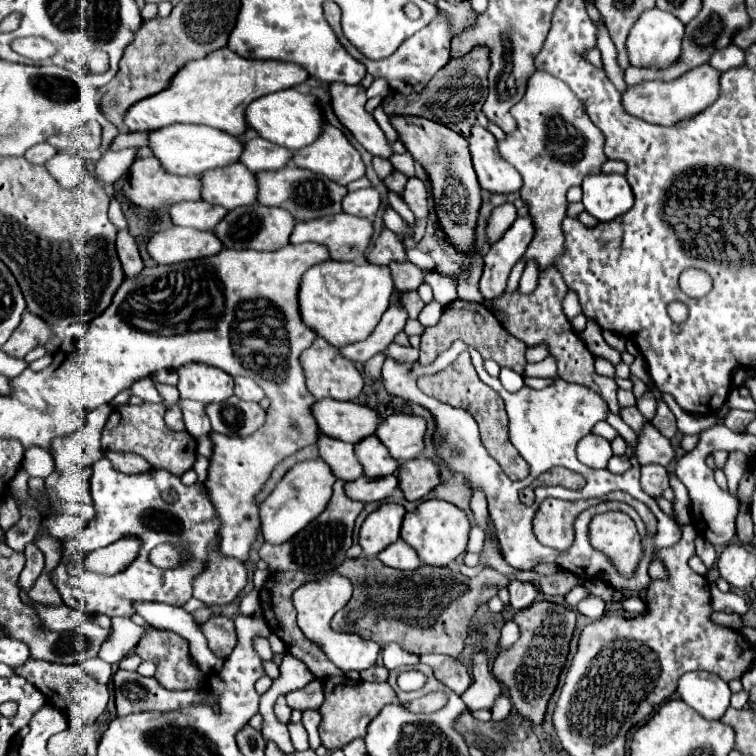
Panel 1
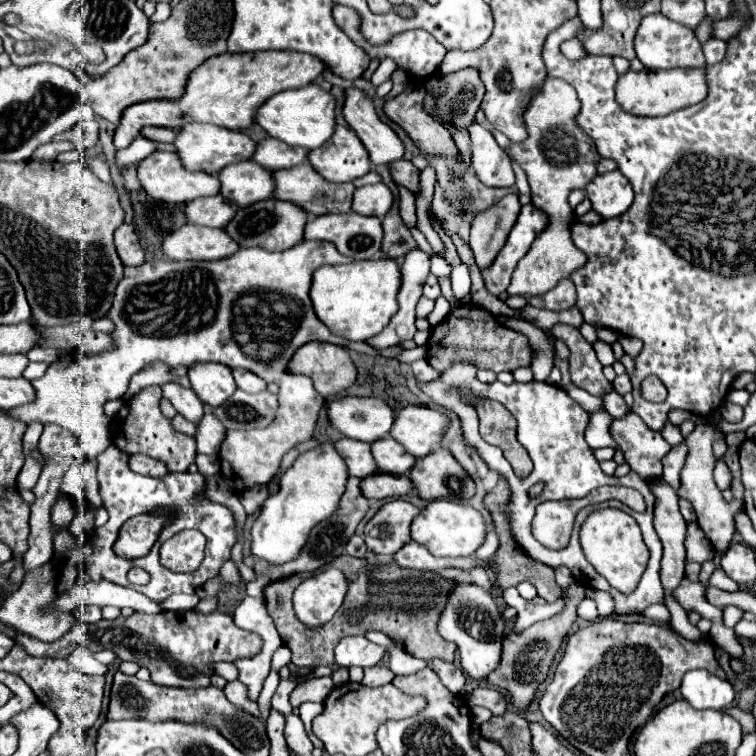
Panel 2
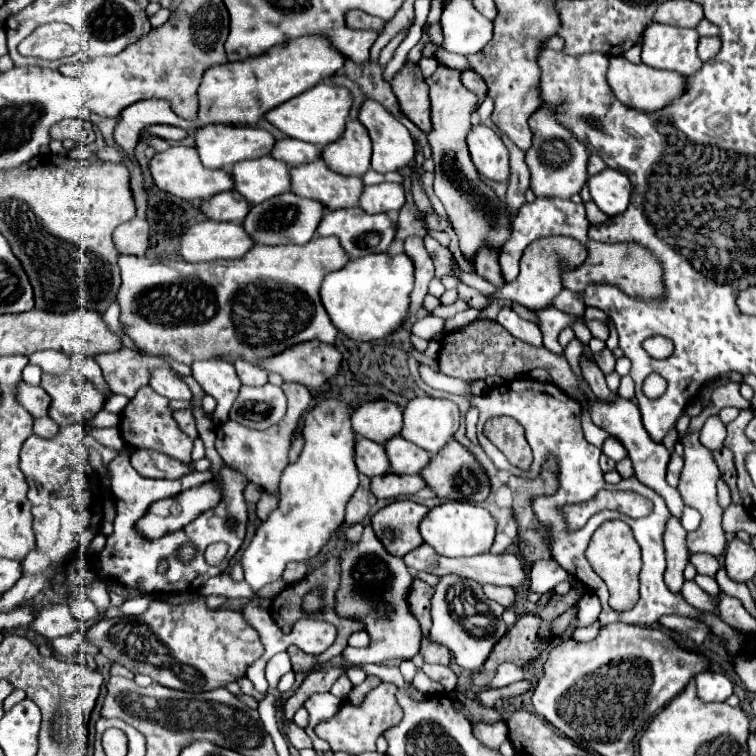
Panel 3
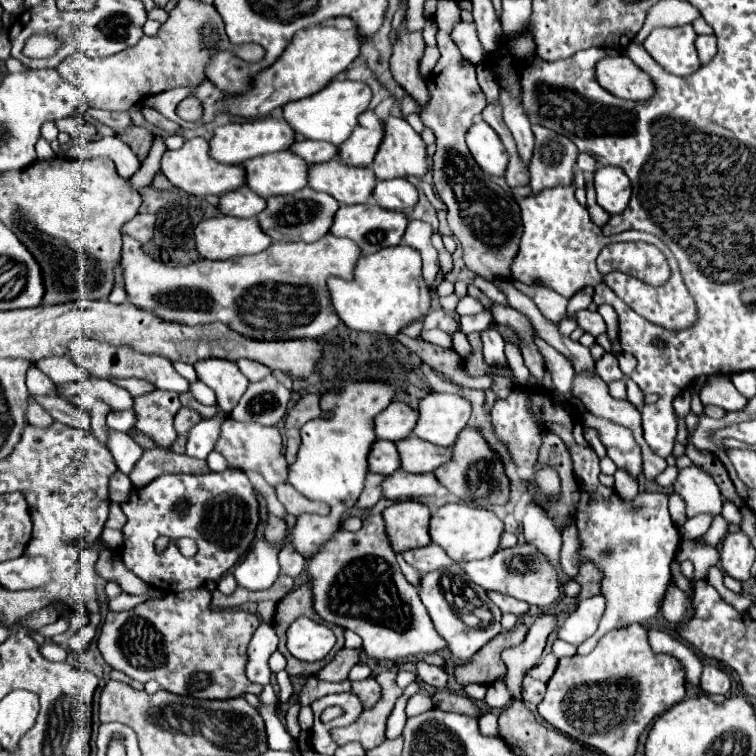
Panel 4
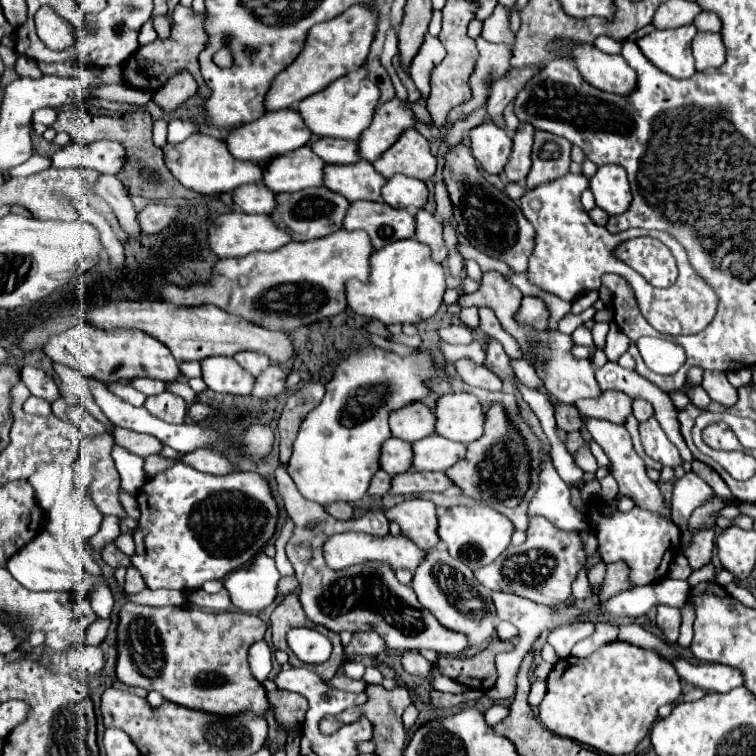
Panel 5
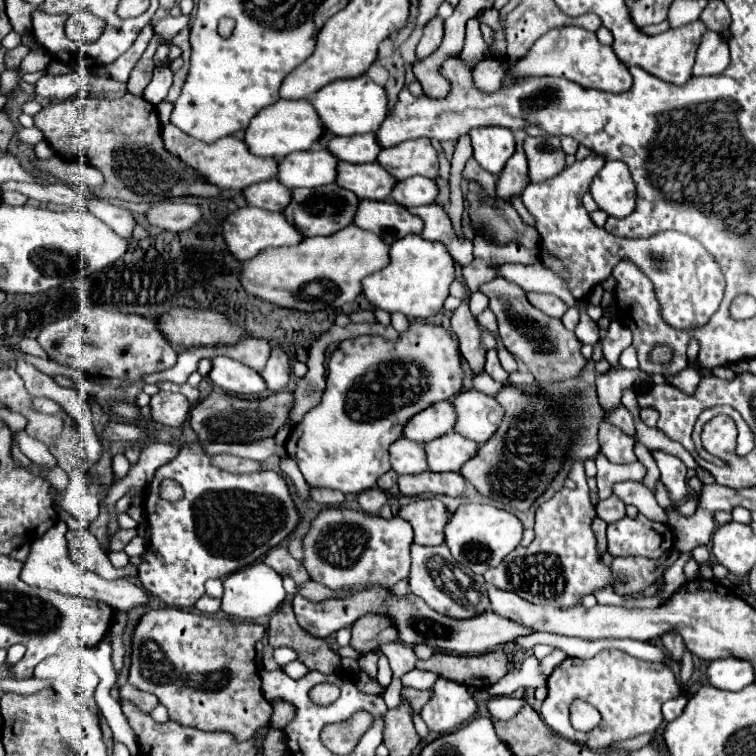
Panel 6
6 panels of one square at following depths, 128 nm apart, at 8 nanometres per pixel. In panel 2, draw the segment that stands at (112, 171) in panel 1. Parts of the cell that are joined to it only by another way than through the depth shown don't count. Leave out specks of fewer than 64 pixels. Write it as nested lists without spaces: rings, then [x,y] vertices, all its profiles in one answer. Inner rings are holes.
[[[138,136],[138,138],[130,144],[130,148],[120,150],[120,152],[116,154],[118,166],[120,166],[120,168],[126,168],[128,164],[132,164],[132,162],[136,162],[136,160],[148,158],[148,156],[156,150],[156,146],[158,146],[156,142],[152,142],[152,140],[144,138],[144,136]]]

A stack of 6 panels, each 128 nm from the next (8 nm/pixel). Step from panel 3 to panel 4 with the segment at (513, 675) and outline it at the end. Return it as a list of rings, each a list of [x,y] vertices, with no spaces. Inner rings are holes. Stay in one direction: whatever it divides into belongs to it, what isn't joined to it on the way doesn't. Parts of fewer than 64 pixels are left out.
[[[546,654],[546,656],[542,658],[540,666],[536,666],[532,672],[528,672],[528,676],[538,678],[538,680],[542,680],[542,682],[548,682],[548,680],[552,678],[554,670],[556,670],[556,662],[558,662],[558,660],[556,660],[552,654]],[[468,684],[468,686],[462,686],[462,694],[468,696],[468,698],[472,698],[472,700],[484,700],[486,690],[488,690],[488,686],[482,686],[482,684]]]

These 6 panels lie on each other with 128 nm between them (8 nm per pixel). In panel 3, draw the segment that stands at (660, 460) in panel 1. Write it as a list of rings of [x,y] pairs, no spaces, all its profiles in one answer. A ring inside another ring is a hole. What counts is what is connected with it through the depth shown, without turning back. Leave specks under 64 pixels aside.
[[[616,396],[614,402],[604,402],[604,400],[598,400],[598,398],[596,398],[596,400],[590,400],[588,412],[590,412],[590,416],[592,416],[592,420],[594,420],[596,426],[604,428],[608,434],[618,436],[618,438],[624,442],[624,446],[626,446],[626,450],[628,450],[628,456],[630,456],[630,460],[632,460],[632,464],[634,464],[636,478],[638,478],[642,484],[646,484],[648,488],[652,488],[654,492],[658,492],[658,494],[666,500],[666,504],[668,504],[668,509],[672,516],[682,518],[684,502],[682,502],[677,488],[666,484],[666,466],[668,466],[668,460],[670,460],[670,452],[668,452],[662,444],[656,444],[656,442],[648,436],[648,432],[646,432],[644,426],[642,426],[642,420],[640,420],[640,410],[638,410],[638,406],[636,406],[634,402],[630,402],[630,400],[620,398],[620,396]]]

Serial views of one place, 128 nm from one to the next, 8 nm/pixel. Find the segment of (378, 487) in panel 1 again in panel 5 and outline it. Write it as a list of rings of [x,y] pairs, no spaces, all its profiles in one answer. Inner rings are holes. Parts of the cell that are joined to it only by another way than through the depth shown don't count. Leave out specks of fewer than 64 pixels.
[[[404,472],[392,478],[392,494],[422,494],[422,492],[444,492],[452,486],[452,480],[444,472]]]

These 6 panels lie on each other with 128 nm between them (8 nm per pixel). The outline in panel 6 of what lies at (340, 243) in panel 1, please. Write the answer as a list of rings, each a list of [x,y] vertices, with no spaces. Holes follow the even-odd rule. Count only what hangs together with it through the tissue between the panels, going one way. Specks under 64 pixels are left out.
[[[362,200],[354,224],[380,234],[388,244],[406,234],[420,234],[424,228],[424,222],[418,216],[410,214],[398,202],[386,200]]]

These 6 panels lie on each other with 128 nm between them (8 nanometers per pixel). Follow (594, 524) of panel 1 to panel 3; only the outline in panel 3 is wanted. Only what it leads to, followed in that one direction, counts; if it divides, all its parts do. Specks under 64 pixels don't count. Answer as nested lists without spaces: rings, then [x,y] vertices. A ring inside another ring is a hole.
[[[610,520],[602,524],[590,540],[586,558],[592,564],[592,568],[598,572],[598,576],[606,582],[610,590],[610,606],[616,612],[630,610],[632,604],[638,602],[638,572],[640,572],[642,560],[640,560],[640,548],[628,524],[624,524],[622,520]]]

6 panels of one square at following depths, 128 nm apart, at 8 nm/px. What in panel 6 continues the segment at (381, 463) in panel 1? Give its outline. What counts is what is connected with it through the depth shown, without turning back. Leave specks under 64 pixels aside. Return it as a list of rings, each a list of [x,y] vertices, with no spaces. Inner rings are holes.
[[[448,432],[446,436],[428,442],[424,448],[432,472],[452,472],[448,468],[462,468],[470,458],[476,456],[480,444],[456,432]]]

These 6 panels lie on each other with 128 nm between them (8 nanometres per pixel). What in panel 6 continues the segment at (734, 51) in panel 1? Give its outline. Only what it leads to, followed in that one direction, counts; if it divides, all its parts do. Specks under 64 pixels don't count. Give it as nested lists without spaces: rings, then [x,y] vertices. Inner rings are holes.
[[[708,32],[708,36],[702,40],[696,64],[694,64],[694,76],[710,76],[720,74],[730,64],[730,50],[726,40],[718,32]]]

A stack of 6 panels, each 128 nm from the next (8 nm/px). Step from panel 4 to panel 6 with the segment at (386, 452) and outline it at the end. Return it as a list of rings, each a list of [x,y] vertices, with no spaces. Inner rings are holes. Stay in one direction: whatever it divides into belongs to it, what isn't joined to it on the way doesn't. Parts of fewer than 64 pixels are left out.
[[[408,438],[392,444],[390,460],[392,460],[392,470],[396,470],[398,474],[420,474],[428,470],[424,444],[412,442]]]

